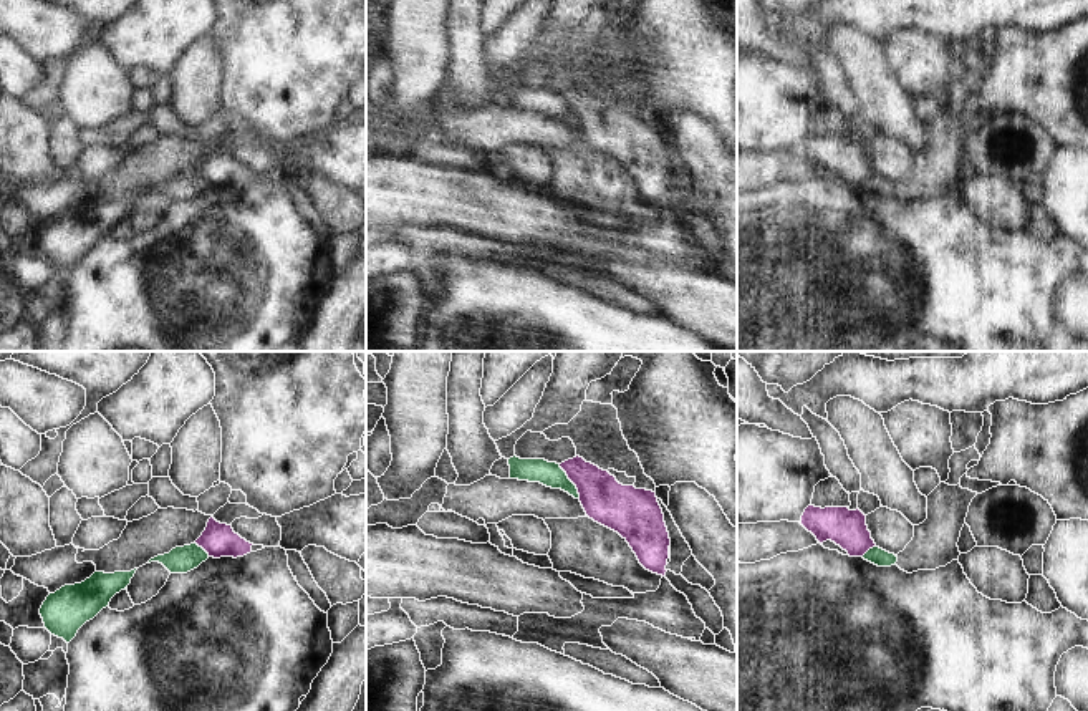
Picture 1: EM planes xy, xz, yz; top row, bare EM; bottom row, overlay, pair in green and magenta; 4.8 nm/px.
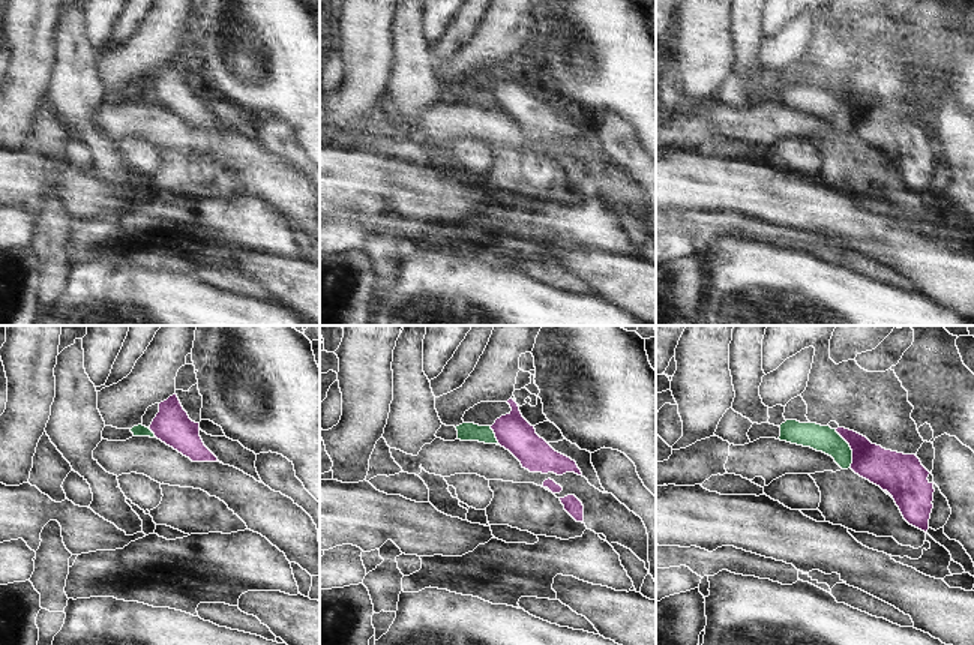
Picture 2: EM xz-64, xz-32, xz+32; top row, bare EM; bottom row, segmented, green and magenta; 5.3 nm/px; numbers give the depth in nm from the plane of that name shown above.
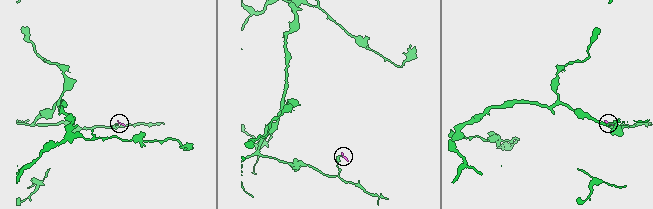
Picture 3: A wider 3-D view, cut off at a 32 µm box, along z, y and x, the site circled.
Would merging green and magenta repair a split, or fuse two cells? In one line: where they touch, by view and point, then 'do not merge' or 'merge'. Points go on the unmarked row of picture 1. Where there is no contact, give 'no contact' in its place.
xz (570, 110) | do not merge

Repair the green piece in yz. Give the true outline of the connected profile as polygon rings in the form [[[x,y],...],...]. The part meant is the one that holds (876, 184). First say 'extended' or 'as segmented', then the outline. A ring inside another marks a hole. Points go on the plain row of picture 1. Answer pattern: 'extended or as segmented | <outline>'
as segmented | [[[873,176],[869,177],[864,184],[863,184],[864,189],[878,194],[878,196],[891,196],[891,194],[896,194],[898,191],[898,186],[894,182],[889,182],[879,176]]]

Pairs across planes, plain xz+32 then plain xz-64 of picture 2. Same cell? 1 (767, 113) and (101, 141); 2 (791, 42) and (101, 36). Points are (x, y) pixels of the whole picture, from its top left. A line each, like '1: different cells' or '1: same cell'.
1: different cells
2: different cells

